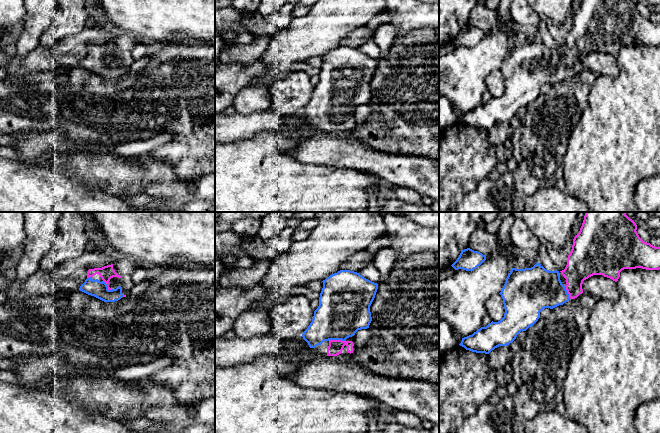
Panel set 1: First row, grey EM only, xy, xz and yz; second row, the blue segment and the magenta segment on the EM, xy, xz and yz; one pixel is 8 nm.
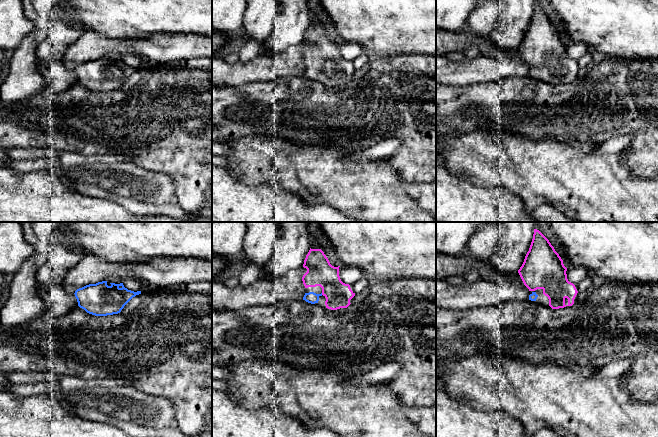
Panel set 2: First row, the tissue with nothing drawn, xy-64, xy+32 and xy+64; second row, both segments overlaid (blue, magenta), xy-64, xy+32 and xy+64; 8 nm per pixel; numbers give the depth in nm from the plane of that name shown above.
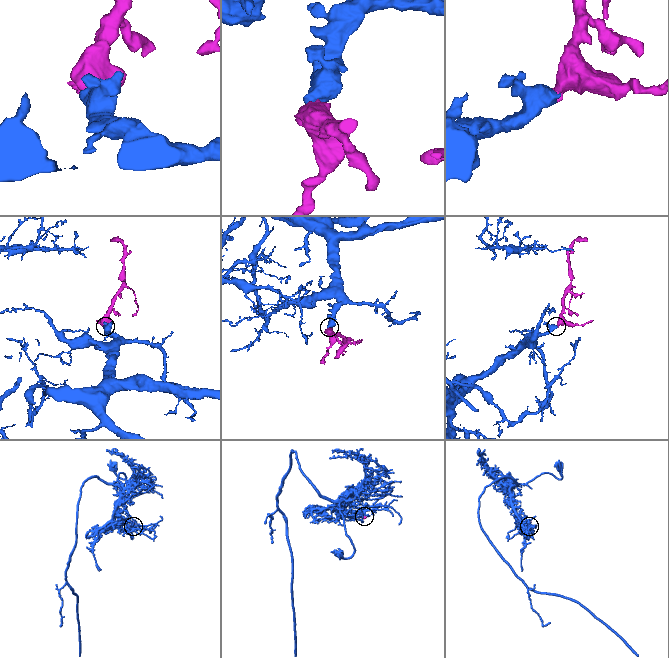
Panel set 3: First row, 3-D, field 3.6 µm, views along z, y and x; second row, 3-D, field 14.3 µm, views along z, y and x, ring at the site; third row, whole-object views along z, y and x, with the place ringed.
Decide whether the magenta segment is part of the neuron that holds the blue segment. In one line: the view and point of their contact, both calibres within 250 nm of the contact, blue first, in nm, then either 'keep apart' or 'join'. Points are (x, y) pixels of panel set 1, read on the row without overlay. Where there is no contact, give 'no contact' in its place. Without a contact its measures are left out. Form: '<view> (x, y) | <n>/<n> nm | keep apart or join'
xz (337, 115) | 400/120 nm | join

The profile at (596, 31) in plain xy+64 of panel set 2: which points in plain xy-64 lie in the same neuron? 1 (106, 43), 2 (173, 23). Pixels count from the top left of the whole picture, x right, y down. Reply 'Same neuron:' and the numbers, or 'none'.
Same neuron: 2

